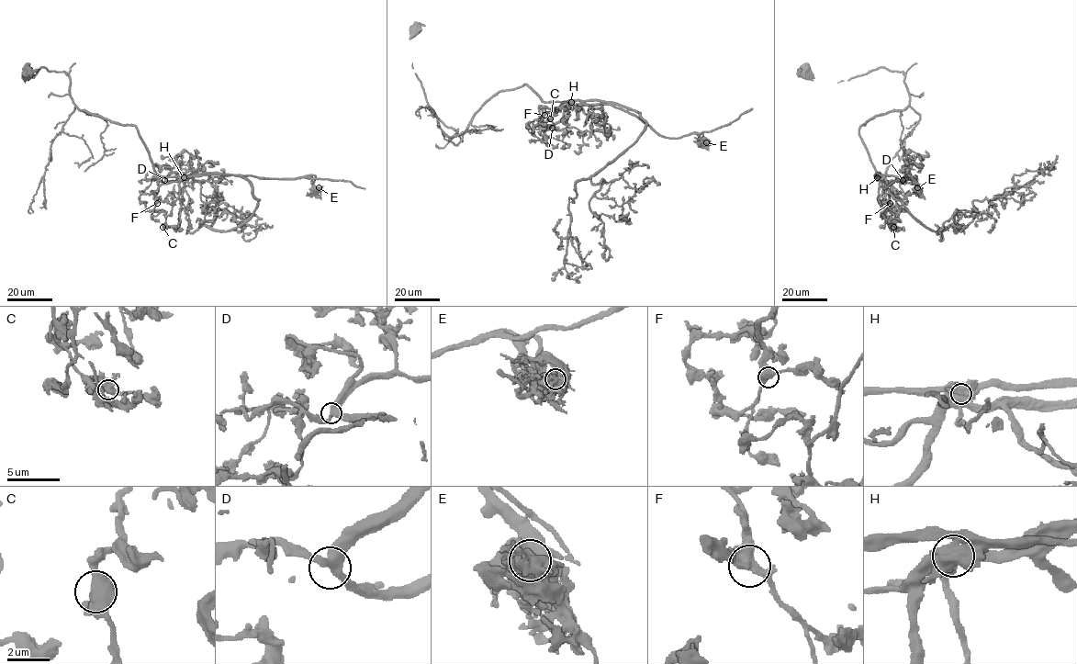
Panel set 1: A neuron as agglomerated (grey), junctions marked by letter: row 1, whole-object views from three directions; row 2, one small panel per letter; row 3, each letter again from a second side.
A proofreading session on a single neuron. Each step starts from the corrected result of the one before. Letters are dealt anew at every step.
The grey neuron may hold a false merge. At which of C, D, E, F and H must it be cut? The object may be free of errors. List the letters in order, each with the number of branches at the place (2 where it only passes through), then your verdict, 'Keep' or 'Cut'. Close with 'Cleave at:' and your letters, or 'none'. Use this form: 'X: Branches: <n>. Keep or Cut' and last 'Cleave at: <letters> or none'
C: Branches: 3. Keep
D: Branches: 3. Keep
E: Branches: 3. Keep
F: Branches: 3. Keep
H: Branches: 3. Cut
Cleave at: H

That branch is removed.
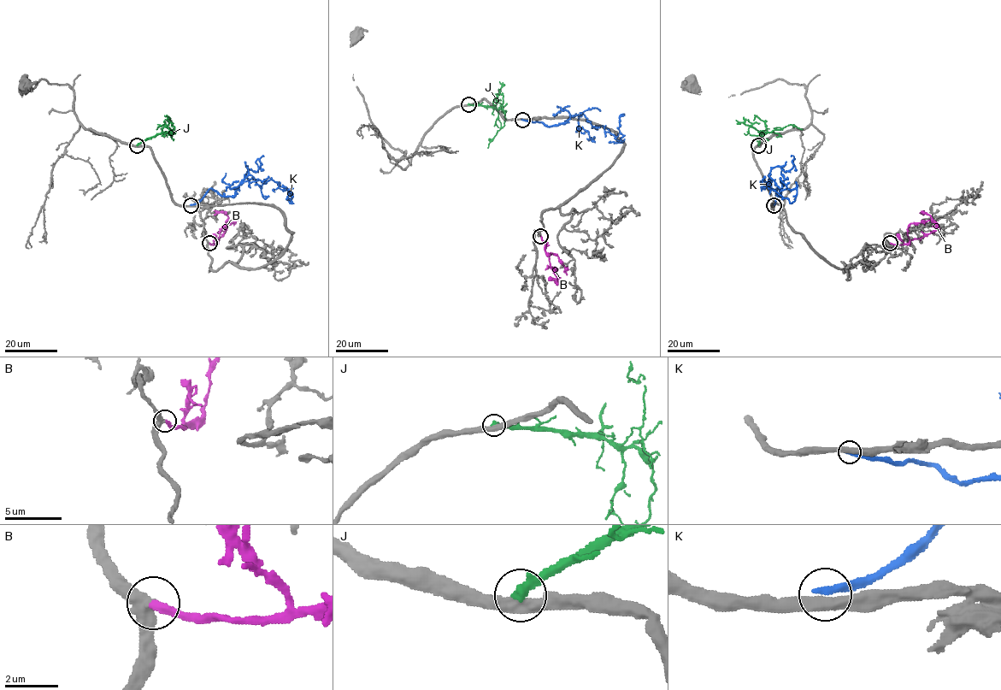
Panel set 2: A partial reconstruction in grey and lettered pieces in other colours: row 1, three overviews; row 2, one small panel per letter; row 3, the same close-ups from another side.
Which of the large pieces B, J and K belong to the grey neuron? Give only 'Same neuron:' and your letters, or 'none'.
Same neuron: B

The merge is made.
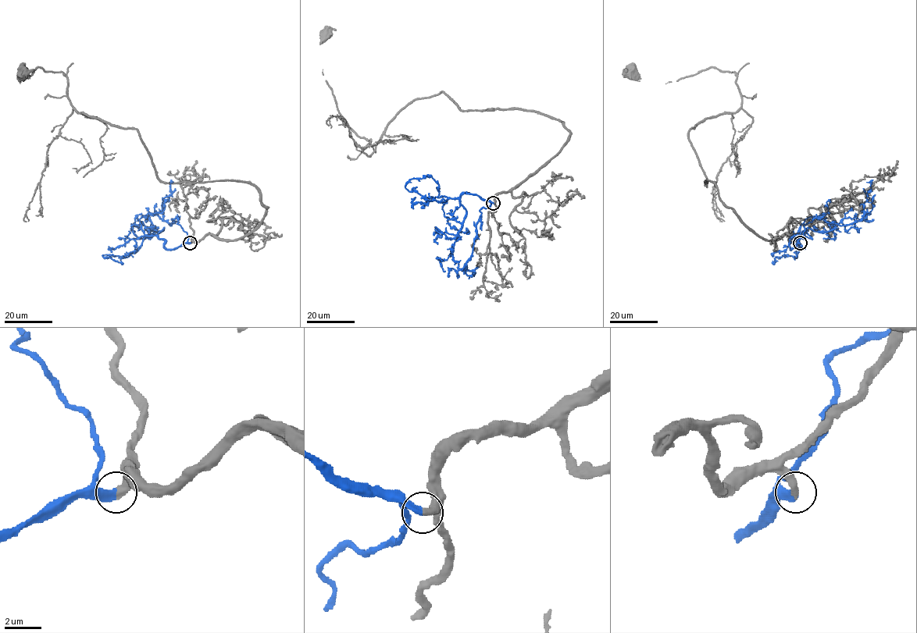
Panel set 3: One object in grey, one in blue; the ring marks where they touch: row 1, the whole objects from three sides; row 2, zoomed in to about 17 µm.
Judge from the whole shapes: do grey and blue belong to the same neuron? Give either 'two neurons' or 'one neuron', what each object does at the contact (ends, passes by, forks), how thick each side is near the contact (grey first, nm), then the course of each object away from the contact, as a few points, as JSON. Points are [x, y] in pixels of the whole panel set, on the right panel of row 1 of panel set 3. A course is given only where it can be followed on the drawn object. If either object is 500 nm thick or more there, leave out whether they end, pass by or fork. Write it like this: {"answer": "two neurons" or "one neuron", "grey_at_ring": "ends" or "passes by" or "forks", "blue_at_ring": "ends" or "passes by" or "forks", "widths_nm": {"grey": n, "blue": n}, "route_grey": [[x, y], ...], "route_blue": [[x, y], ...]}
{"answer": "one neuron", "grey_at_ring": "ends", "blue_at_ring": "ends", "widths_nm": {"grey": 400, "blue": 400}, "route_grey": [[799, 243], [758, 236], [705, 183], [690, 140], [698, 122], [740, 108], [736, 72], [665, 83], [626, 69]], "route_blue": [[799, 243], [790, 249], [790, 239], [808, 228], [832, 231], [843, 218], [855, 218], [856, 215], [857, 230]]}

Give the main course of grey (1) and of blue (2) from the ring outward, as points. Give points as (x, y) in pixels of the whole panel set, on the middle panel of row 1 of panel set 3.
1: (493, 203), (563, 146), (564, 124), (440, 92), (371, 144), (322, 71), (336, 30)
2: (493, 203), (467, 193), (460, 196), (460, 204), (465, 211), (462, 228), (447, 258), (437, 258), (441, 261)

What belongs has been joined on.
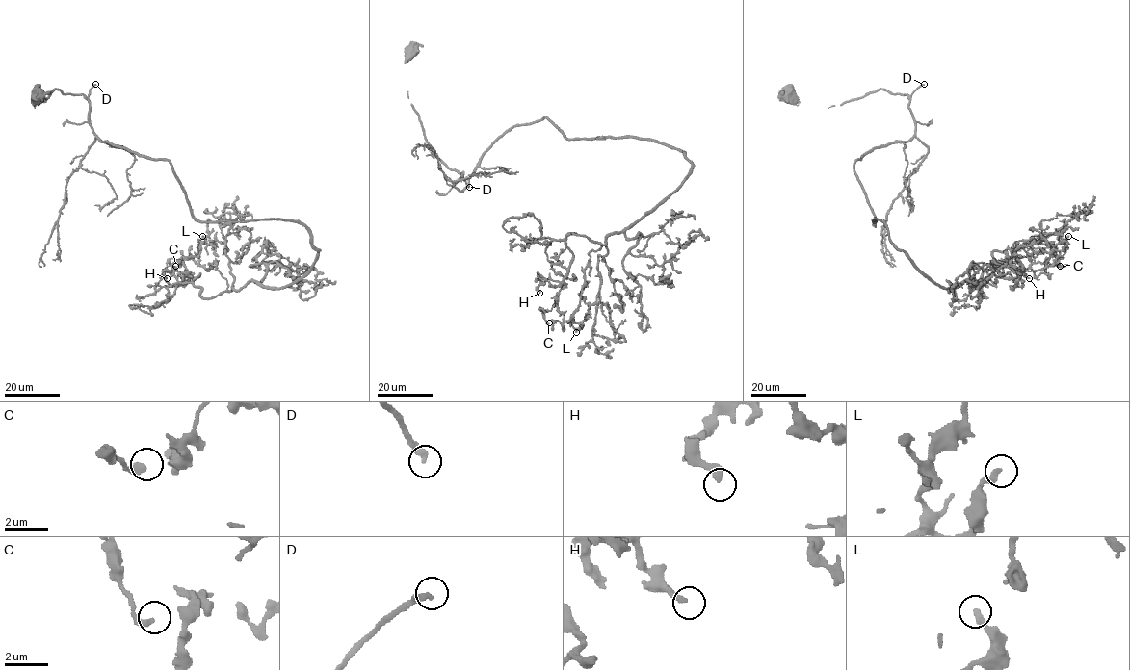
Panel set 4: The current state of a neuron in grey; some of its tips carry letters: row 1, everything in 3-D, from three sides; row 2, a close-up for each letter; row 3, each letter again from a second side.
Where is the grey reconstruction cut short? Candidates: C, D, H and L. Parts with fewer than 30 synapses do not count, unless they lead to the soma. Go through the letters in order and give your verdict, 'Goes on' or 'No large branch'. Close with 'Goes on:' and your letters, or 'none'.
C: No large branch
D: Goes on
H: No large branch
L: No large branch
Goes on: D

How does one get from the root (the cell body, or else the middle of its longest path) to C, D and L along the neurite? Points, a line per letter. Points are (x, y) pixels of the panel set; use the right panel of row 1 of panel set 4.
C: (874, 221), (934, 283), (979, 287), (971, 297), (970, 287), (991, 273), (1019, 277), (1046, 258), (1060, 266)
D: (874, 221), (854, 162), (866, 152), (906, 141), (913, 136), (914, 120), (908, 102), (924, 84)
L: (874, 221), (934, 283), (967, 281), (970, 290), (981, 290), (1001, 262), (1029, 270), (1051, 266), (1068, 236)

